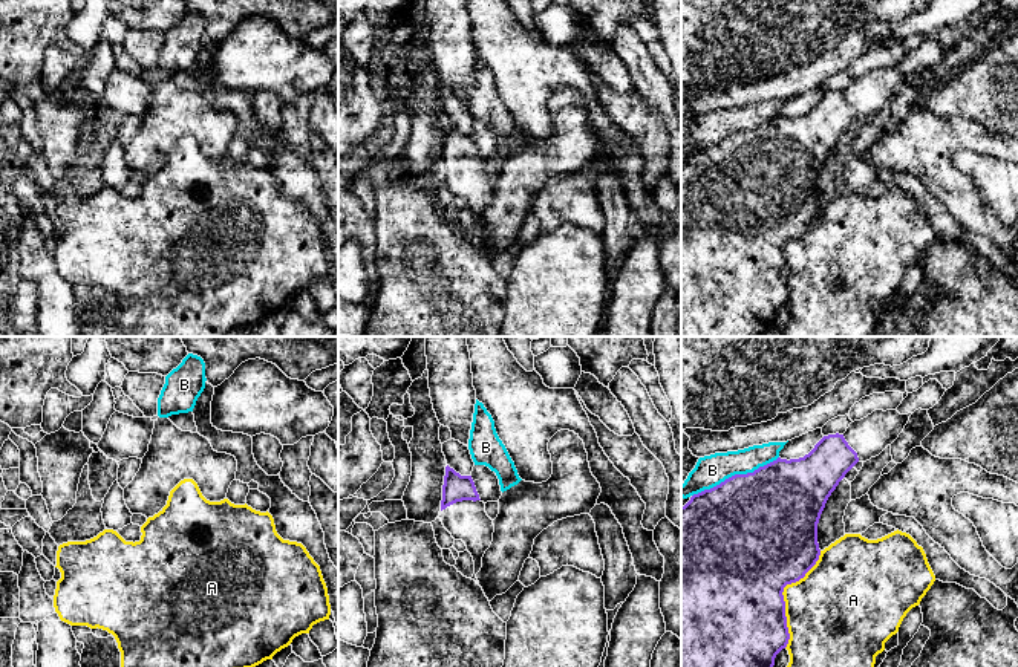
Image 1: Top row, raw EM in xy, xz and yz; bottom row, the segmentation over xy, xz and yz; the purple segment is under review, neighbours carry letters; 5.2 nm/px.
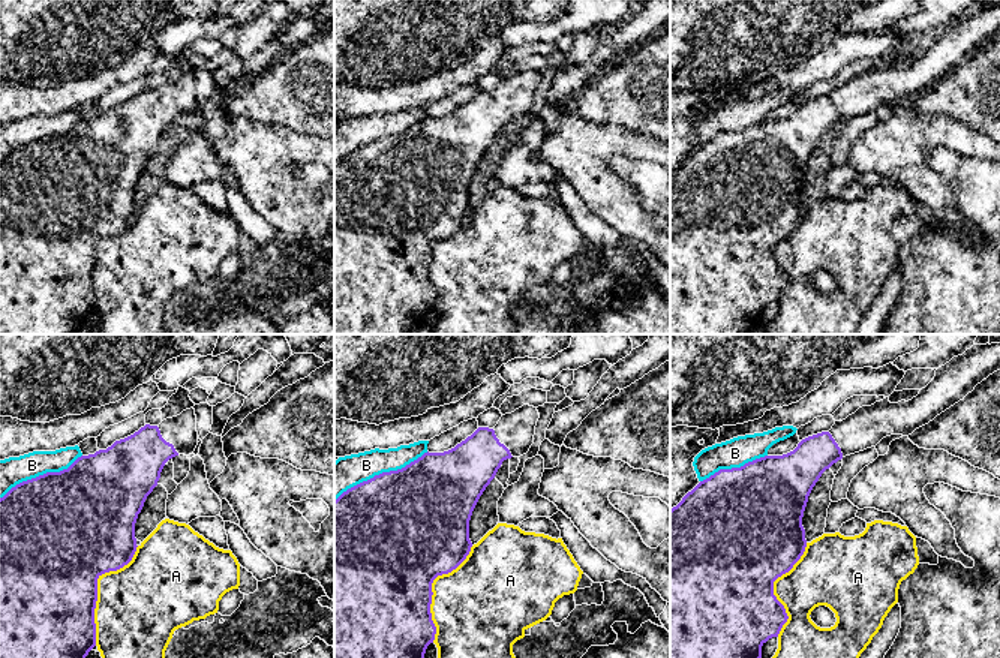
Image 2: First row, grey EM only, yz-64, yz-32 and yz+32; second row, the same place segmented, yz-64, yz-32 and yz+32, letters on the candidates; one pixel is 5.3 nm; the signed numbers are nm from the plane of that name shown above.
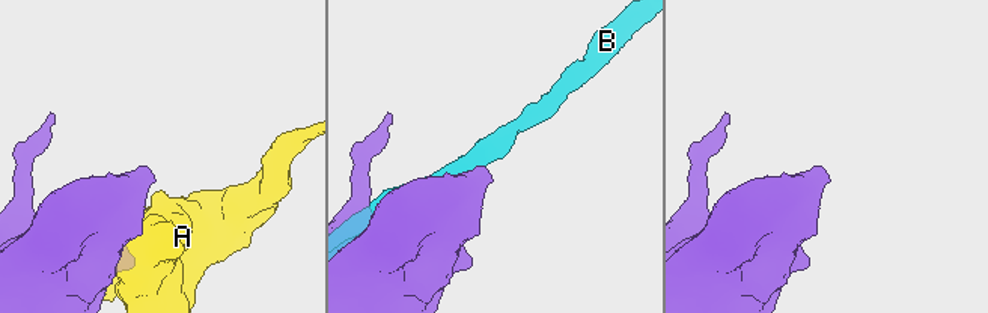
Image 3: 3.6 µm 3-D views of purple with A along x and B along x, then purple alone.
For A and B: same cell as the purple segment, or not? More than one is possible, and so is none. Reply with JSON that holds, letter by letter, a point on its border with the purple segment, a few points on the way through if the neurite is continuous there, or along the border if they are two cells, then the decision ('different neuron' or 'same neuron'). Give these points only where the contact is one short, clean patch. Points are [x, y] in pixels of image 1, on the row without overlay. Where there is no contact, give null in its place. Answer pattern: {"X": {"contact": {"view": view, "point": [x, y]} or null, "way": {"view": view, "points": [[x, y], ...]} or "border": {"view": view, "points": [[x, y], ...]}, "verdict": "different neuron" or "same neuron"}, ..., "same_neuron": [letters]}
{"A": {"contact": {"view": "yz", "point": [783, 253]}, "verdict": "different neuron"}, "B": {"contact": {"view": "yz", "point": [735, 132]}, "verdict": "different neuron"}, "same_neuron": []}

